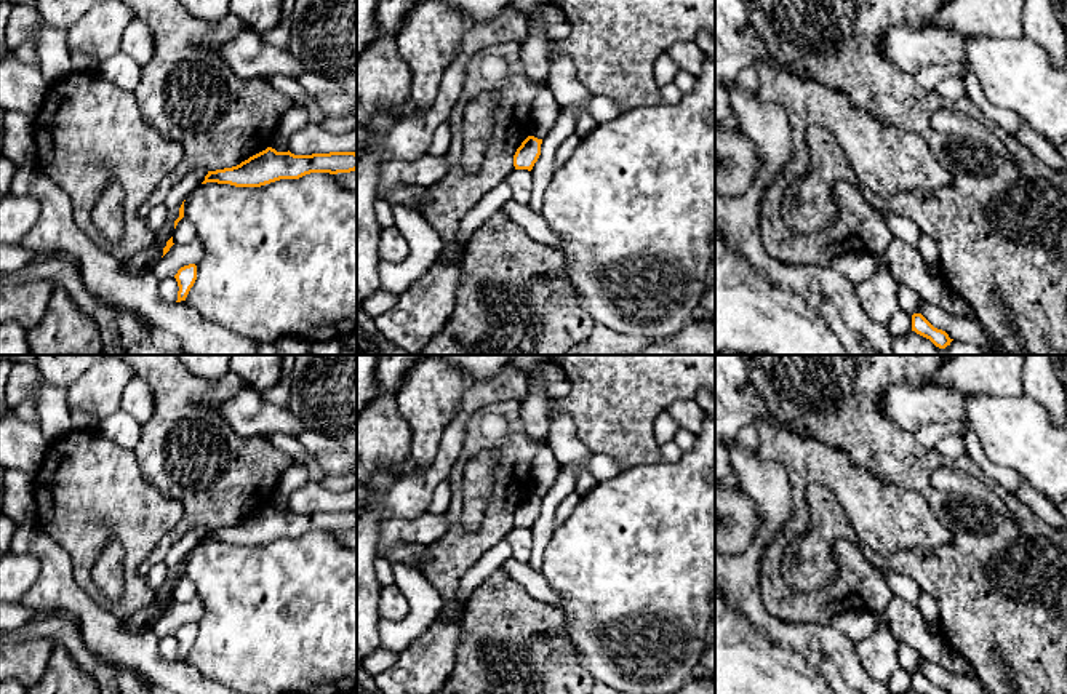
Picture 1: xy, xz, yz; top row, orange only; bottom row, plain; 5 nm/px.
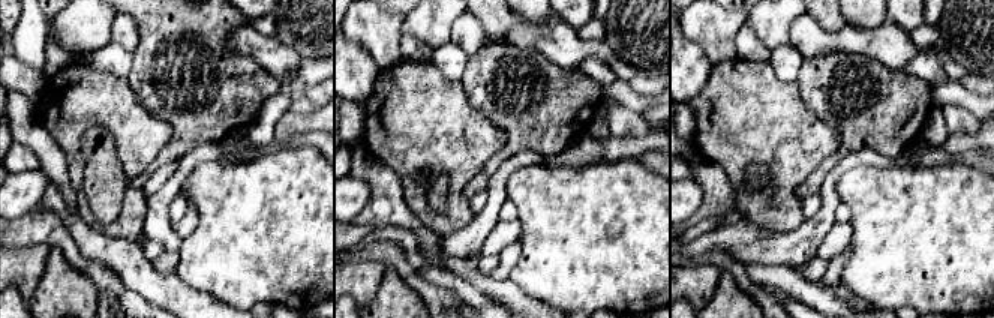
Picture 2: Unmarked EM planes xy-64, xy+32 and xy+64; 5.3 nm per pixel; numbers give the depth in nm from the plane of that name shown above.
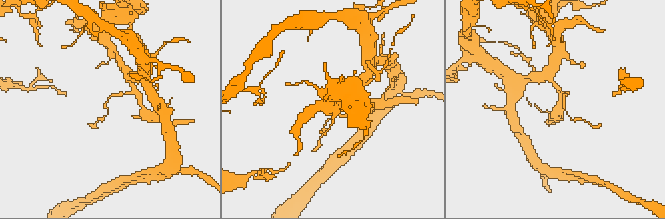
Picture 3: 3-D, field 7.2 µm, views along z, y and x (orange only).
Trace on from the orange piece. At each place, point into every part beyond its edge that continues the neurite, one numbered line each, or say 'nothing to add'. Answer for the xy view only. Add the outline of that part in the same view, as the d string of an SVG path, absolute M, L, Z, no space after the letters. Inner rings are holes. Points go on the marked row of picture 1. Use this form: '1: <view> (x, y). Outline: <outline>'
nothing to add

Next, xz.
nothing to add

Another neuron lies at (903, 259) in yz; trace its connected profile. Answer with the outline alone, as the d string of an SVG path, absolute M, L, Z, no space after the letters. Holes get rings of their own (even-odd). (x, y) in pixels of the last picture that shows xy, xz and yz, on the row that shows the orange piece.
M901 238L891 241L883 262L897 285L909 286L921 299L955 317L977 321L973 305L953 293L942 278L934 278L923 264L918 246Z

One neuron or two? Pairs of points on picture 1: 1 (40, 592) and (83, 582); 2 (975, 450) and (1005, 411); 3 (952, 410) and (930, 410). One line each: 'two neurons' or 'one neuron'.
1: two neurons
2: two neurons
3: one neuron

